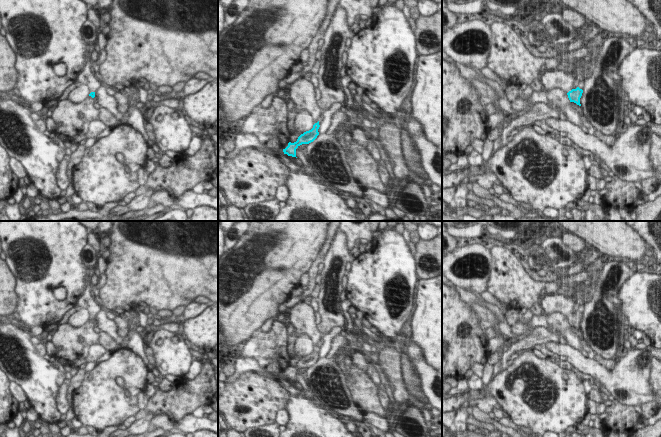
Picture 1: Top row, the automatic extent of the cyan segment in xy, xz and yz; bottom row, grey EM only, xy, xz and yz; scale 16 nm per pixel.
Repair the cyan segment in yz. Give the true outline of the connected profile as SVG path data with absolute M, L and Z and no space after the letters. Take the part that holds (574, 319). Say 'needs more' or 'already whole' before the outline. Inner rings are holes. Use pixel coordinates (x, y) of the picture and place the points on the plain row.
needs more; M548 294L541 301L542 309L549 316L551 313L559 312L565 315L568 319L570 326L574 326L581 330L580 322L582 320L583 314L577 311L573 312L576 301L571 297L565 295Z

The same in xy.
needs more; M101 274L98 283L95 286L88 285L83 292L83 295L78 299L78 306L80 306L81 309L87 309L89 311L89 320L91 320L92 322L95 321L95 316L102 309L102 307L95 301L95 298L91 296L91 292L95 287L97 289L101 289L105 285L105 283L106 275Z

